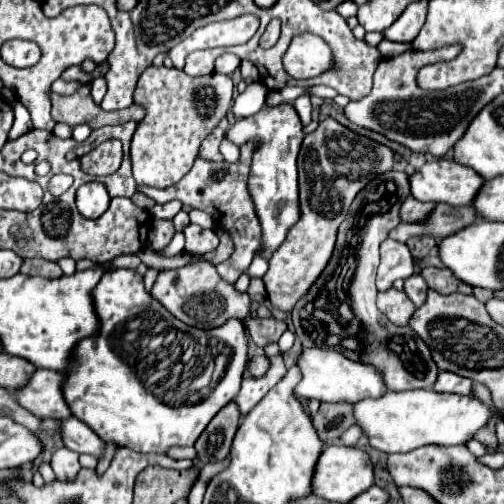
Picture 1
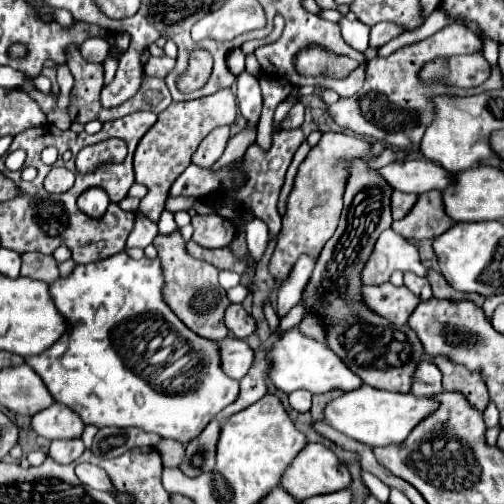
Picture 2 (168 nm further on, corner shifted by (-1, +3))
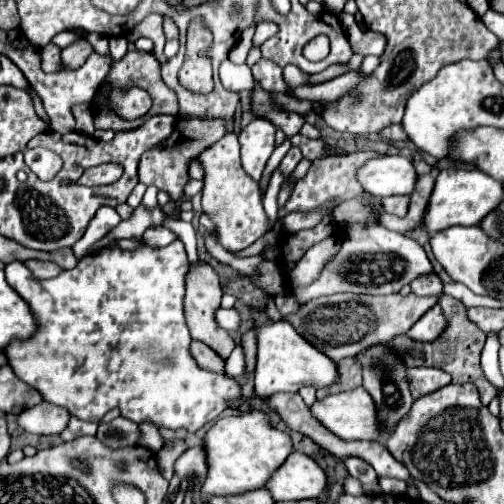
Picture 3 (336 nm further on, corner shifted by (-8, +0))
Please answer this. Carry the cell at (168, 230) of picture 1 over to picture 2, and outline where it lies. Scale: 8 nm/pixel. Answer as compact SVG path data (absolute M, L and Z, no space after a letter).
M173 231L169 235L157 235L153 239L153 245L159 253L161 269L163 269L163 299L171 307L171 311L197 335L207 339L225 339L229 335L229 329L225 327L225 307L231 305L227 291L217 281L217 269L200 259L193 259L185 251L185 241L181 239L179 231Z

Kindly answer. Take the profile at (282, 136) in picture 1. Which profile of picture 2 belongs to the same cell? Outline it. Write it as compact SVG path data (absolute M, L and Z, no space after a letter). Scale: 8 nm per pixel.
M297 103L297 105L287 113L287 117L281 121L281 129L299 129L301 123L303 123L303 113L305 113L303 103Z

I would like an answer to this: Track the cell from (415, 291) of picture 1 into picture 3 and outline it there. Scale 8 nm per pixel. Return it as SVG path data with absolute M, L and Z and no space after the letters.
M436 272L432 274L424 274L424 276L418 276L412 284L410 284L412 292L416 296L440 296L442 294L442 280Z

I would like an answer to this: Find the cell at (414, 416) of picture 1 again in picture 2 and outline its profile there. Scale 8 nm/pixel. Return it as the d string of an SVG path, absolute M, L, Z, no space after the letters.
M363 385L333 399L325 407L325 421L347 437L375 449L393 443L403 443L403 439L409 435L409 431L413 431L413 427L417 427L417 423L421 423L421 419L427 419L429 415L433 415L433 411L437 411L437 405L441 403L437 403L437 399L433 397L415 397L413 393L381 391Z

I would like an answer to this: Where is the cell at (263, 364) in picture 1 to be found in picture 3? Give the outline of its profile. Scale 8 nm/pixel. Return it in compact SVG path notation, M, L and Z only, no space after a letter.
M192 340L192 344L190 344L190 354L192 354L192 358L198 362L200 368L222 374L222 370L224 370L224 360L222 360L210 346Z

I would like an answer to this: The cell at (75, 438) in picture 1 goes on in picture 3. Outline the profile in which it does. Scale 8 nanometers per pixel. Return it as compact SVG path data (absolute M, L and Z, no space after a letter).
M40 402L32 408L24 408L18 414L16 422L26 432L40 436L58 436L66 428L68 418L70 418L68 410L48 402Z

